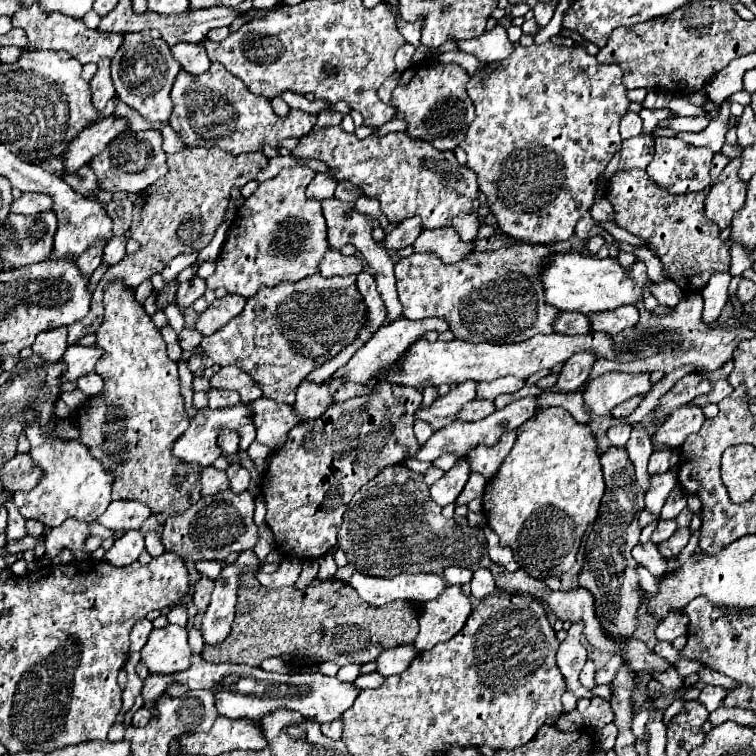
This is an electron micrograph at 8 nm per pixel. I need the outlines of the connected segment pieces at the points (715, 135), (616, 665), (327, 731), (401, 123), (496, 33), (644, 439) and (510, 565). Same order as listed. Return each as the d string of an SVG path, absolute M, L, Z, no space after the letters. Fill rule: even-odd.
M722 103L720 113L716 119L710 121L710 125L702 131L702 133L682 132L677 136L684 139L686 143L692 145L700 145L700 147L708 147L714 153L720 153L722 145L724 145L724 133L728 129L728 119L730 119L730 111L728 111L728 103Z
M614 655L600 671L596 671L596 683L600 683L600 685L610 683L612 677L618 673L620 667L622 667L622 657L620 655Z
M330 721L330 723L322 723L322 733L330 739L340 739L342 737L342 721Z
M392 119L388 123L382 125L382 127L378 127L376 131L374 131L374 135L382 136L389 132L394 131L405 131L406 130L406 122L404 119Z
M500 23L494 29L482 33L480 37L474 37L470 41L460 41L458 47L460 51L478 57L482 63L500 61L514 51L514 45L510 43L508 33Z
M634 425L632 427L632 435L630 435L628 443L626 443L626 451L630 455L630 461L632 461L634 469L636 469L636 481L638 481L638 485L644 491L648 491L648 487L650 487L650 475L646 471L646 465L648 465L648 457L654 451L654 445L650 441L648 431L642 425Z
M484 527L484 535L486 535L486 541L488 541L488 549L490 549L490 559L502 567L506 567L508 571L516 571L518 569L518 563L514 561L512 557L512 551L508 547L500 547L498 545L498 537L492 529Z

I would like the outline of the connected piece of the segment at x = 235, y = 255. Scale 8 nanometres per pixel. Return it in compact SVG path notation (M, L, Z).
M290 167L282 169L274 179L260 183L232 221L216 259L216 271L206 279L208 289L214 291L224 287L232 295L252 297L264 285L300 281L318 273L330 245L320 203L310 201L304 195L304 189L314 175L316 173L308 167Z

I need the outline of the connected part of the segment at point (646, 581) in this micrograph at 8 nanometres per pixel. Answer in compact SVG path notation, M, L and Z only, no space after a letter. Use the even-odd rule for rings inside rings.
M638 565L636 572L640 577L640 585L646 593L654 595L658 590L658 580L643 566Z

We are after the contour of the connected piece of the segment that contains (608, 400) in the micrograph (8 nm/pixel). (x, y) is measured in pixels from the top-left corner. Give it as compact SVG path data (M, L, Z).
M604 373L596 379L588 379L584 387L584 405L594 415L608 415L616 405L626 399L650 391L648 373Z

